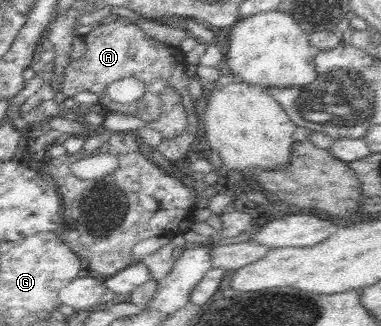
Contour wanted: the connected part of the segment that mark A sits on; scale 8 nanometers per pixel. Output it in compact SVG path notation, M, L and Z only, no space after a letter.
M120 18L117 22L111 22L111 24L105 24L105 26L101 24L97 28L92 28L85 35L85 50L82 57L71 61L64 68L56 86L62 87L60 98L73 98L78 92L87 90L87 92L95 92L101 99L106 95L105 90L111 82L122 78L135 77L144 84L144 93L141 98L134 100L131 104L122 105L121 109L110 110L109 112L123 112L127 115L139 117L139 119L145 121L145 124L159 118L159 114L161 114L161 92L167 86L172 86L182 93L182 104L184 104L189 122L186 131L173 138L173 154L167 154L164 157L174 162L183 161L189 155L187 152L189 152L191 144L195 142L195 136L197 136L197 143L201 142L201 122L195 119L194 102L188 92L190 78L184 71L184 66L188 60L188 55L179 46L161 44L158 40L147 36L135 24Z

